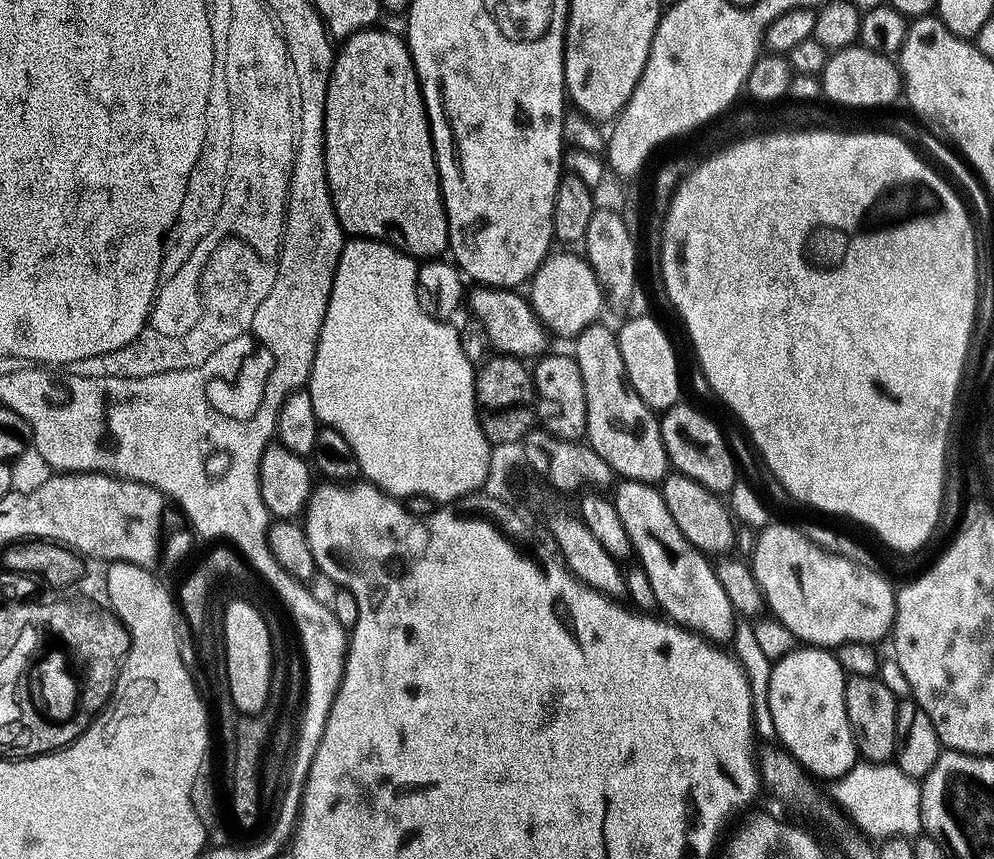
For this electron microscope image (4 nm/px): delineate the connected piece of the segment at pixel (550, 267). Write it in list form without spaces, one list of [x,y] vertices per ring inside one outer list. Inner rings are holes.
[[[560,250],[549,255],[530,281],[530,303],[545,328],[553,337],[561,336],[568,342],[575,341],[590,326],[601,323],[600,316],[606,309],[604,288],[583,255],[571,256],[571,251]]]

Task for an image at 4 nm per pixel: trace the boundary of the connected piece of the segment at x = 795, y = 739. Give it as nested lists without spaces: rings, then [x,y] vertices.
[[[811,646],[797,647],[786,658],[771,665],[772,681],[768,684],[768,712],[780,735],[779,743],[800,763],[805,772],[824,780],[841,780],[858,763],[856,740],[852,736],[850,718],[846,714],[846,673],[831,651]]]

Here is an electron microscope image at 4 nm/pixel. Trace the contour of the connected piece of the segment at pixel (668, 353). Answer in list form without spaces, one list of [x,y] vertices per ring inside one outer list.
[[[636,316],[618,328],[622,362],[626,362],[626,374],[634,390],[657,414],[668,412],[681,403],[680,396],[680,360],[676,357],[676,348],[664,328],[652,316]]]

